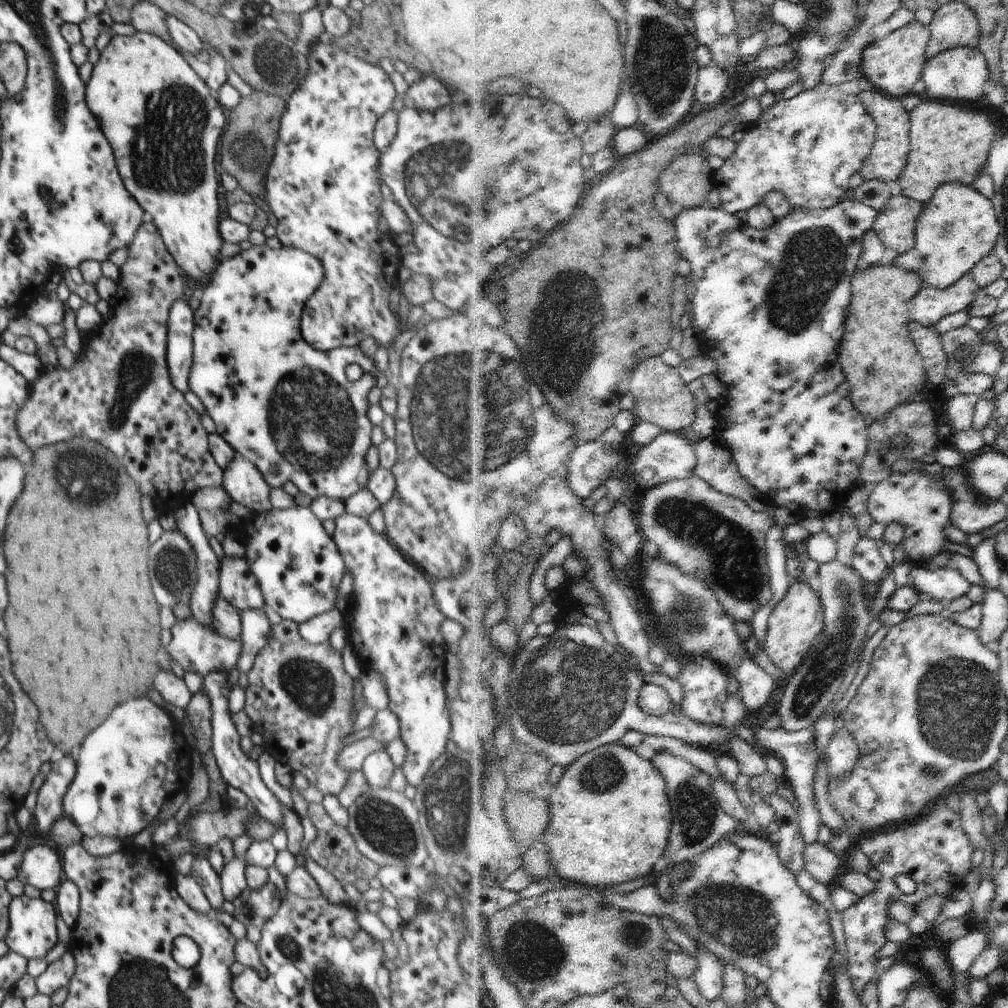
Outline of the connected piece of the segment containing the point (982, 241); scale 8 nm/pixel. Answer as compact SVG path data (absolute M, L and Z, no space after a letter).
M960 182L941 184L930 202L925 204L917 221L914 250L899 254L893 263L916 272L924 286L945 289L994 251L998 234L1000 225L991 200L974 190L972 185L964 186Z

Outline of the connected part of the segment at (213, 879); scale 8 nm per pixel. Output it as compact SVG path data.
M196 854L194 862L192 862L190 874L192 874L192 878L202 886L202 892L206 894L206 898L208 898L211 908L215 911L222 910L226 898L224 898L222 894L219 873L212 868L208 858Z

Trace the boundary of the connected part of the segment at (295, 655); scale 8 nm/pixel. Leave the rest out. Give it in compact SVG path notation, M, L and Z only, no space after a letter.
M282 619L277 625L272 625L272 636L268 644L254 659L253 667L248 673L248 686L246 689L246 702L244 712L250 717L251 729L265 737L269 753L276 761L286 764L290 772L301 772L310 783L325 796L332 794L338 796L348 782L352 770L344 770L338 766L336 758L346 748L343 740L354 731L356 714L360 705L354 704L354 680L344 670L342 656L334 649L329 640L324 644L310 644L306 642L298 630L298 623Z

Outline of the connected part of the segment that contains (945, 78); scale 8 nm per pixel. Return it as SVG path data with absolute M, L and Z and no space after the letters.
M951 48L940 52L926 63L923 96L932 100L962 100L966 104L985 102L984 84L990 82L990 70L984 54L976 48Z

